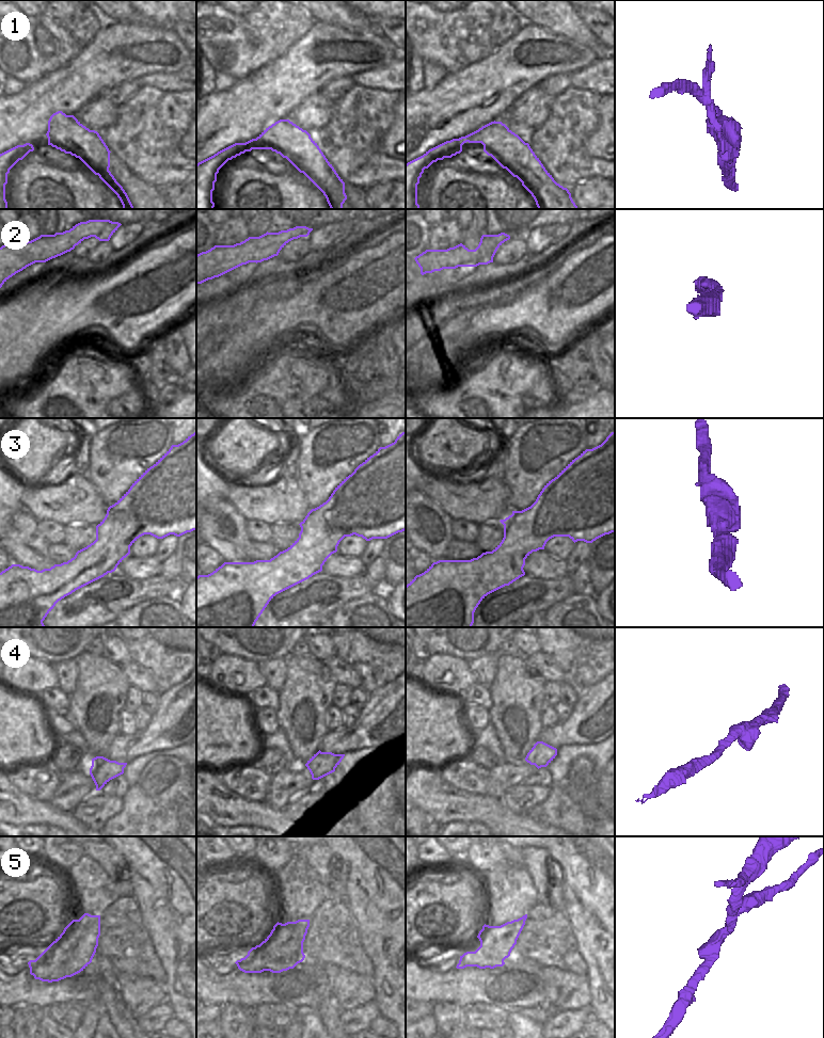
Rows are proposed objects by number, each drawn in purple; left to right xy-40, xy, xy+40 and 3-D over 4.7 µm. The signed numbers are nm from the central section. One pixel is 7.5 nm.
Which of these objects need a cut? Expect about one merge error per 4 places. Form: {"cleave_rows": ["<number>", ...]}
{"cleave_rows": ["5"]}

